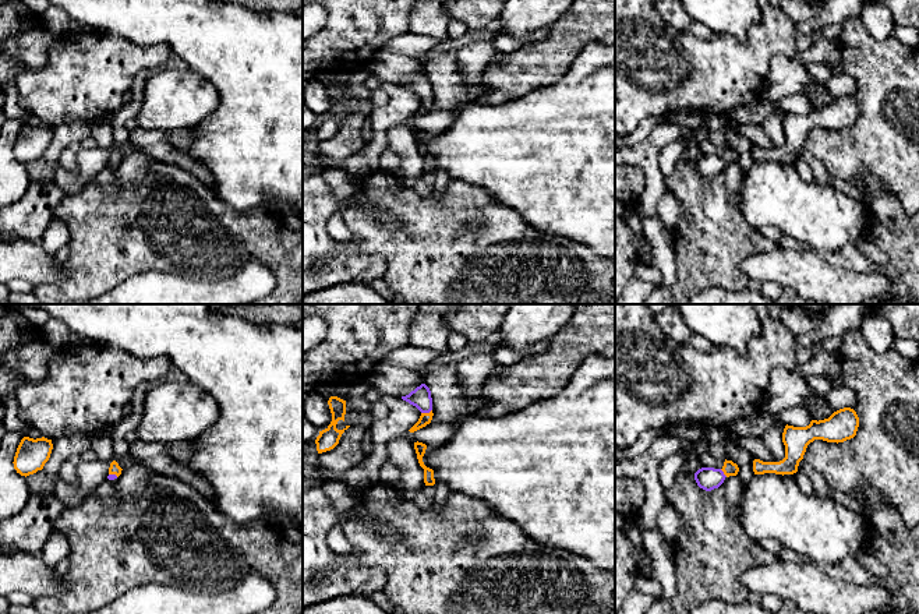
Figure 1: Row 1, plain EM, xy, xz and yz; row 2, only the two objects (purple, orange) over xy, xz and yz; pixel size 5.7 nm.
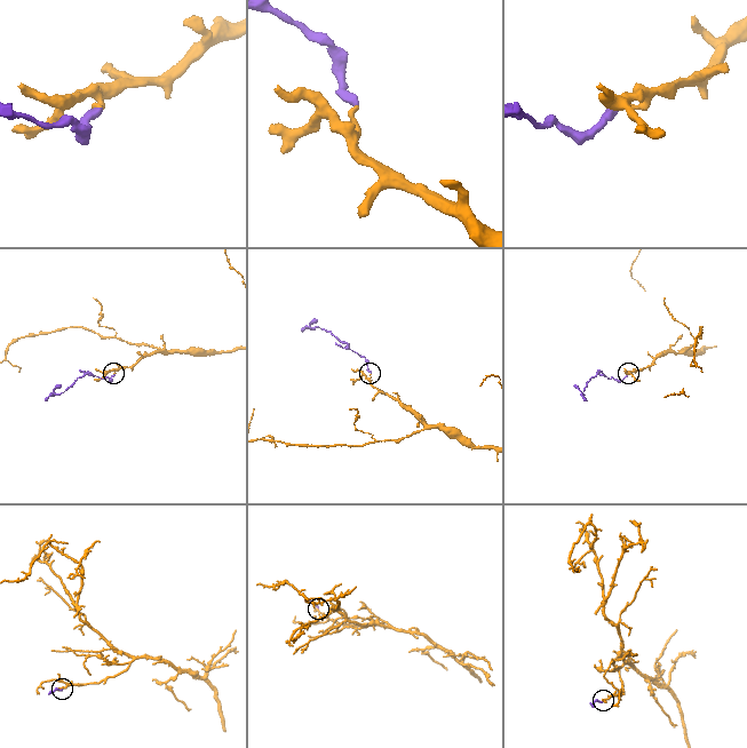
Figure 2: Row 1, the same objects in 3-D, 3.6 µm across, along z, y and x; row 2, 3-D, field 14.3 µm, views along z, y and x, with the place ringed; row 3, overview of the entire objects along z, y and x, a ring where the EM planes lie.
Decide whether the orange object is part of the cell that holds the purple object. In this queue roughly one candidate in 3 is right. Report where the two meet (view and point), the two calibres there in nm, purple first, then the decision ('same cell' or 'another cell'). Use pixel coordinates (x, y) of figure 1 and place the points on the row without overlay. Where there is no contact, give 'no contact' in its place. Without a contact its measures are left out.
xz (426, 99) | 120/70 nm | same cell

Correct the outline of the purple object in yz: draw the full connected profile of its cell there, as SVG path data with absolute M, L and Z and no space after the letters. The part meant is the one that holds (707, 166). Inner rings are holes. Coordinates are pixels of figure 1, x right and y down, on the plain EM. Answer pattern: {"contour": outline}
{"contour": "M732 148L724 149L724 154L721 156L714 155L701 155L694 160L694 167L697 173L706 179L711 179L714 176L718 176L724 167L729 163L736 163L739 159L739 155Z"}

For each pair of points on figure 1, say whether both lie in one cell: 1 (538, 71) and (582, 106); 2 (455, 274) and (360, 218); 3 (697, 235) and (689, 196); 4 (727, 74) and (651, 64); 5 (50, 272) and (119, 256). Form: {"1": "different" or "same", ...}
{"1": "different", "2": "same", "3": "same", "4": "same", "5": "different"}

